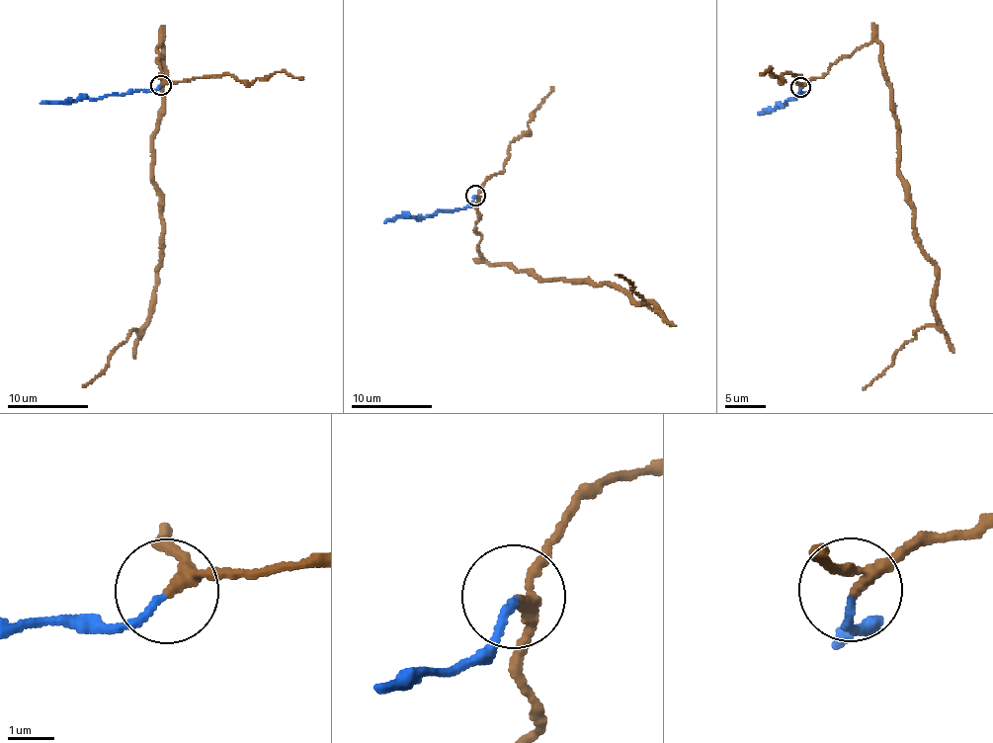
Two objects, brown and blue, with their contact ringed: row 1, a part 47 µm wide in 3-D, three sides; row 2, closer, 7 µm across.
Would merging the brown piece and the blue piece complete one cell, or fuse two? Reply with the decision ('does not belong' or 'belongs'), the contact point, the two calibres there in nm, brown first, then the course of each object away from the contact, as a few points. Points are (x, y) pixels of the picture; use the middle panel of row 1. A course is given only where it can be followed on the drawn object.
does not belong; at (475, 196); 200 nm thick on the brown side, 130 nm on the other; brown runs (475, 196), (490, 264), (613, 283), (654, 310), (616, 275); blue runs (475, 196), (463, 208), (438, 209), (433, 215), (393, 217), (384, 222)

